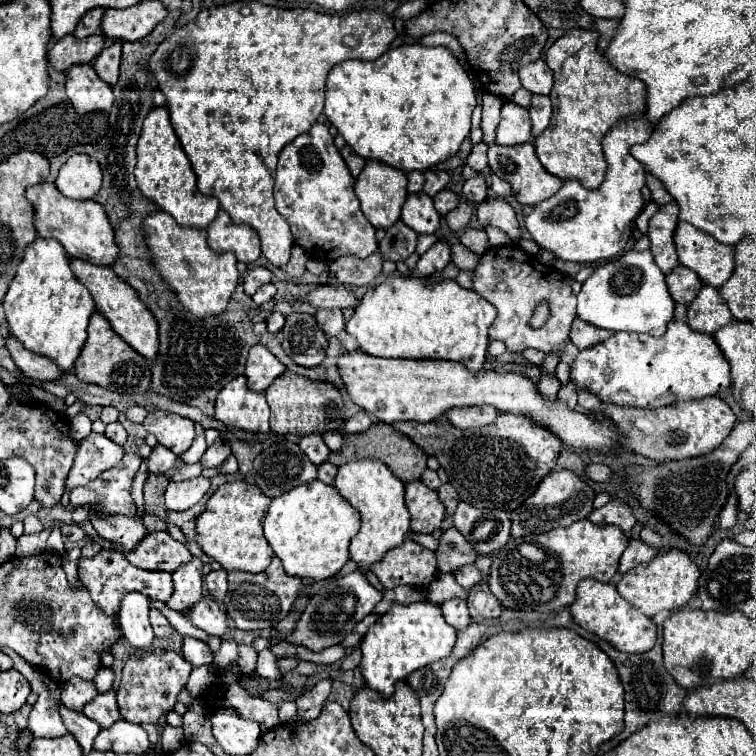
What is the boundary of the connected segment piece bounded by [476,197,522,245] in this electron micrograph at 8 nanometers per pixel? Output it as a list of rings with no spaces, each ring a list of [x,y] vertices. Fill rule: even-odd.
[[[486,199],[478,205],[478,221],[482,227],[496,227],[496,229],[502,229],[510,241],[516,245],[522,237],[522,231],[520,231],[520,225],[518,225],[518,219],[516,219],[516,213],[514,209],[510,207],[510,203],[506,203],[504,199]]]

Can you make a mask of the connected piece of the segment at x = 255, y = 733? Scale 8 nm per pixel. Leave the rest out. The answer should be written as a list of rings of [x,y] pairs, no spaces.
[[[216,709],[212,713],[212,731],[228,755],[248,755],[260,739],[260,723],[240,717],[236,709]]]

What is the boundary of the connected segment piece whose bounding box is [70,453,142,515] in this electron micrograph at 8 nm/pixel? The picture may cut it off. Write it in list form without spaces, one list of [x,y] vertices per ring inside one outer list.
[[[126,453],[116,467],[106,469],[100,477],[90,481],[86,487],[72,489],[70,503],[72,505],[86,505],[86,503],[104,505],[104,515],[112,515],[112,513],[134,515],[136,507],[128,489],[130,489],[132,477],[140,467],[140,461],[142,459],[138,455]]]

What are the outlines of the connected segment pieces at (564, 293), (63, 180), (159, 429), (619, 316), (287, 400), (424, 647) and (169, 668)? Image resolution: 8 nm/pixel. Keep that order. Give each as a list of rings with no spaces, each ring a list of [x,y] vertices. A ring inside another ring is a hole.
[[[504,245],[488,249],[482,255],[478,267],[474,269],[472,289],[498,309],[496,321],[490,329],[490,339],[504,341],[510,353],[524,351],[526,347],[534,347],[544,353],[562,351],[564,339],[568,337],[572,321],[576,317],[576,295],[570,289],[570,281],[570,277],[556,271],[554,267],[542,265],[538,259],[528,255],[520,247]],[[542,303],[548,303],[550,317],[544,327],[534,329],[530,321],[534,317],[536,307]]]
[[[74,153],[62,167],[56,187],[70,199],[92,199],[102,185],[102,171],[94,157]]]
[[[150,411],[150,415],[142,425],[148,433],[152,433],[158,439],[160,445],[168,447],[178,457],[186,449],[190,449],[196,437],[194,421],[168,411]]]
[[[628,251],[626,255],[600,265],[582,283],[582,289],[578,293],[578,317],[590,325],[596,325],[600,329],[610,329],[610,331],[636,331],[648,335],[662,335],[666,333],[666,325],[674,319],[674,309],[676,309],[676,301],[672,299],[664,281],[664,273],[654,263],[650,251]]]
[[[286,371],[266,389],[266,399],[272,411],[270,429],[278,435],[326,433],[344,425],[344,399],[334,383],[312,381],[308,377]]]
[[[416,601],[410,605],[392,603],[390,609],[378,617],[374,625],[368,627],[362,639],[362,677],[370,689],[390,697],[394,693],[394,683],[406,679],[414,669],[420,669],[436,659],[448,657],[456,643],[456,629],[446,623],[442,609],[430,601]]]
[[[152,649],[150,653],[138,653],[130,657],[122,669],[120,689],[116,693],[120,715],[132,723],[156,723],[162,715],[174,709],[176,695],[186,685],[192,665],[174,651],[158,651]]]

